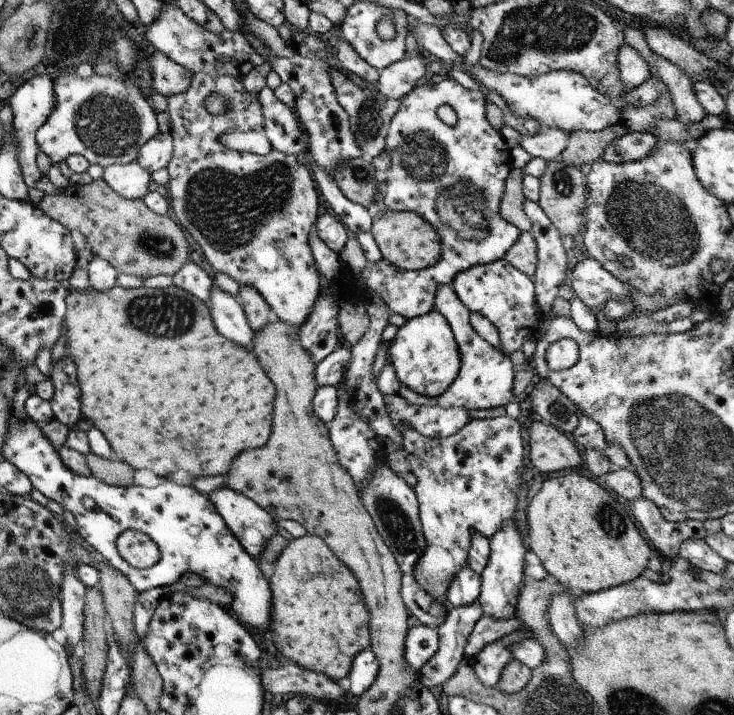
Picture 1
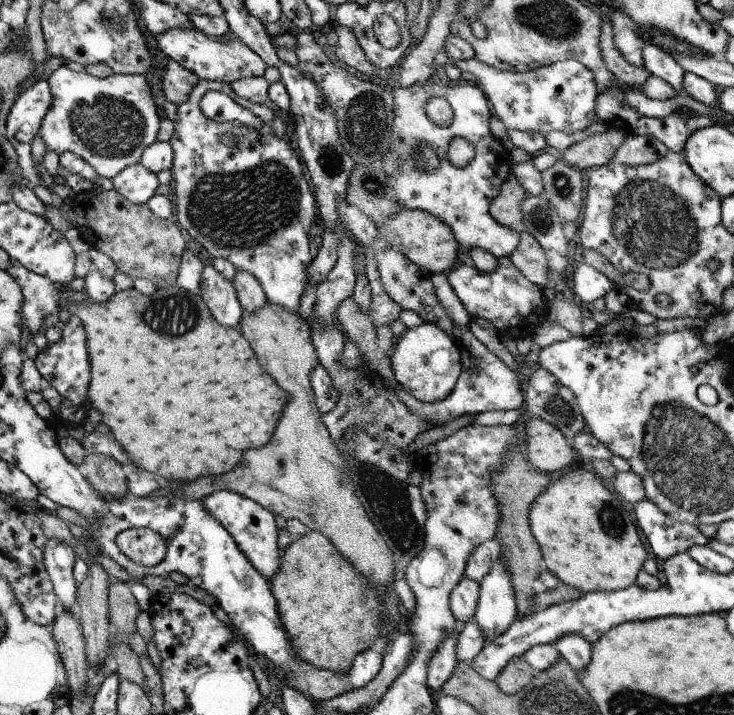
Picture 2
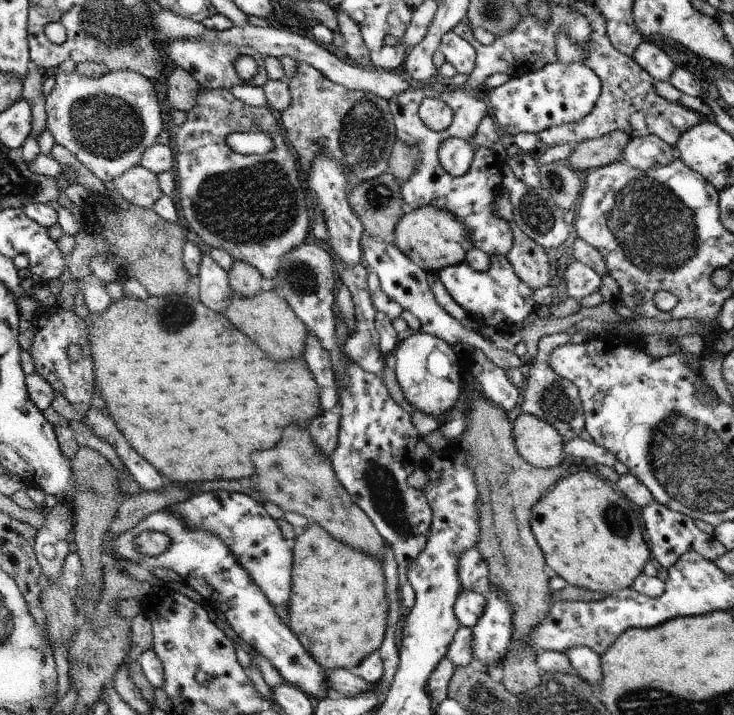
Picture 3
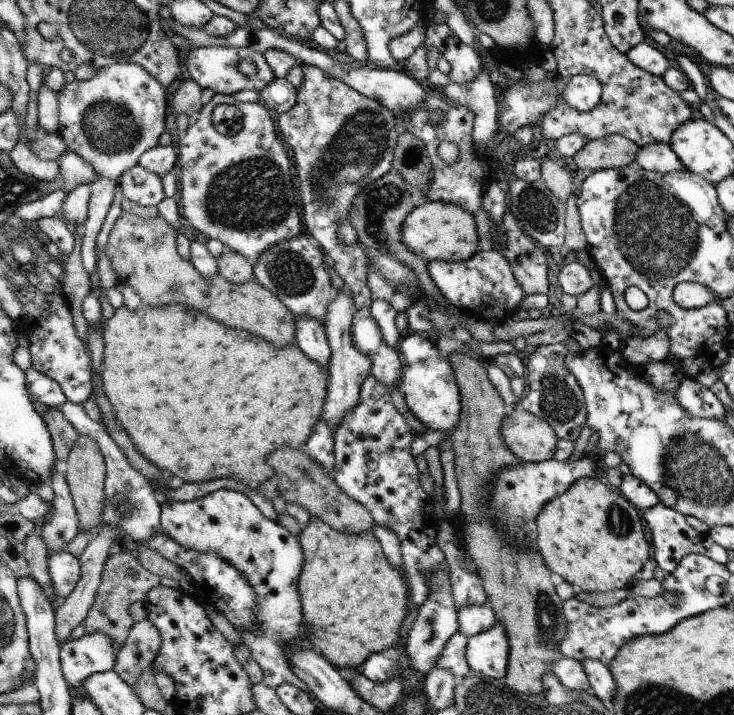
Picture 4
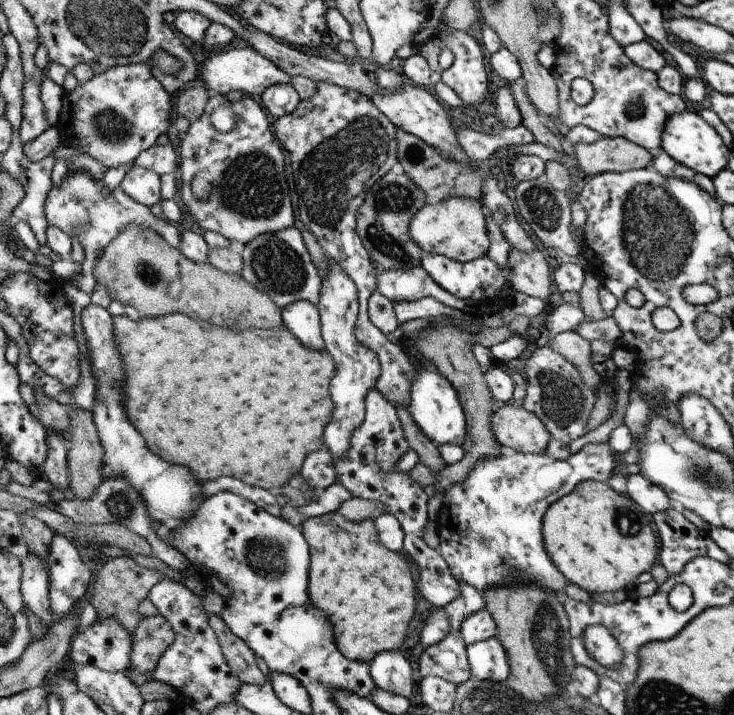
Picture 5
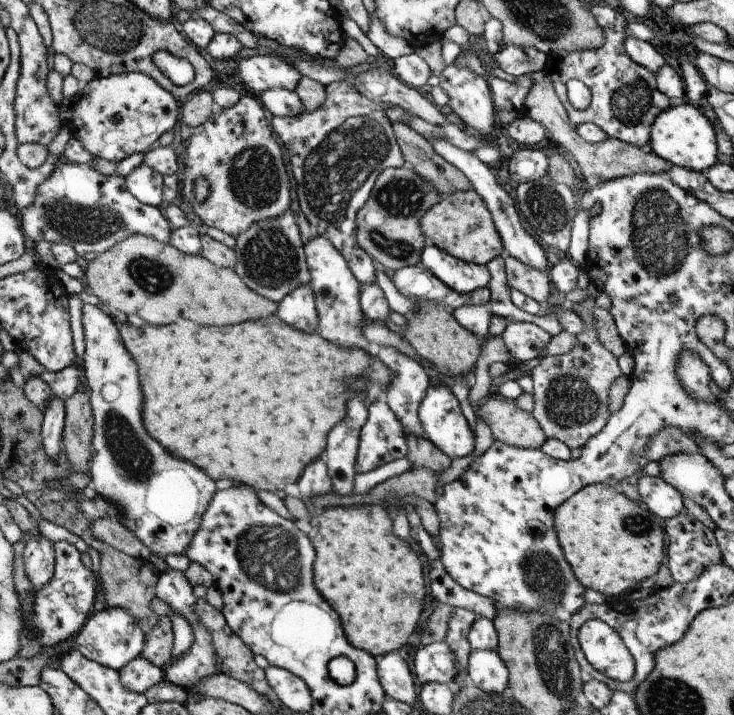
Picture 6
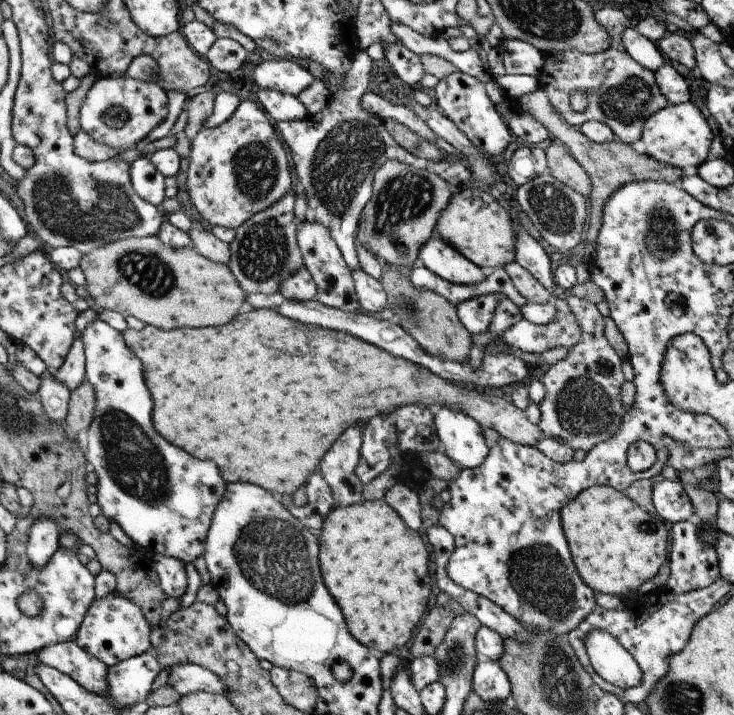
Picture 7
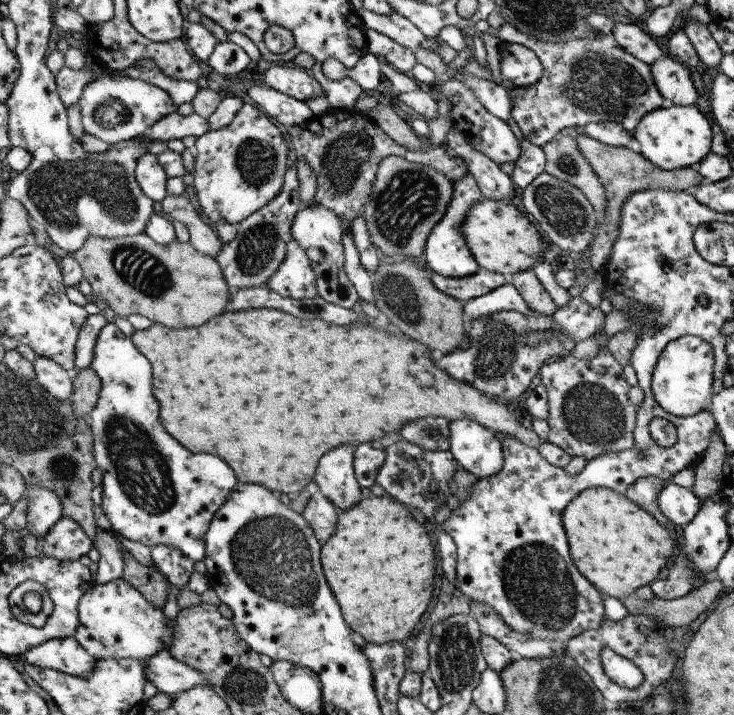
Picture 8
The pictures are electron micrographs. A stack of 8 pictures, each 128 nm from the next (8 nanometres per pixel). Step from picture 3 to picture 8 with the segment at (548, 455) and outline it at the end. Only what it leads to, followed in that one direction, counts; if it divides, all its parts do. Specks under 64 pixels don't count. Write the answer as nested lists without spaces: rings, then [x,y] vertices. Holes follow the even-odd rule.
[[[260,308],[260,310],[248,310],[248,312],[224,312],[224,314],[220,314],[220,318],[212,318],[212,322],[206,322],[200,328],[172,330],[160,323],[153,323],[147,330],[135,331],[131,340],[151,362],[154,372],[154,394],[159,403],[162,404],[162,422],[163,426],[167,428],[168,434],[182,443],[192,453],[208,453],[211,456],[216,454],[216,456],[224,458],[224,462],[228,462],[232,466],[232,470],[236,470],[236,474],[240,474],[239,483],[256,482],[256,484],[266,486],[268,490],[275,492],[277,495],[287,494],[295,497],[303,489],[306,489],[306,486],[313,481],[312,478],[314,478],[314,470],[316,470],[318,460],[328,450],[332,450],[336,446],[352,444],[352,442],[362,444],[362,442],[379,440],[384,438],[386,434],[400,431],[400,428],[406,422],[412,422],[412,420],[418,420],[418,418],[443,417],[449,422],[466,418],[475,421],[477,424],[484,426],[484,429],[493,433],[501,432],[514,437],[531,448],[538,449],[540,447],[541,439],[538,434],[533,429],[524,428],[518,422],[518,418],[514,416],[515,412],[512,414],[506,404],[502,404],[494,397],[482,394],[466,382],[454,380],[444,370],[440,370],[438,366],[432,364],[437,355],[430,352],[424,344],[420,344],[420,342],[416,342],[409,337],[400,338],[392,332],[388,334],[386,328],[375,328],[370,324],[334,326],[334,324],[326,324],[324,320],[300,320],[300,318],[294,318],[294,316],[284,314],[280,310]]]

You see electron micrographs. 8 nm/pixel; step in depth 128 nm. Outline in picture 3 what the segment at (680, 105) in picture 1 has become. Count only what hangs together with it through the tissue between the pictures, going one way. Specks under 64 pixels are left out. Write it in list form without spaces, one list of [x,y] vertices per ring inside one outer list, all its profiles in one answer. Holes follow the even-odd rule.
[[[642,41],[631,57],[656,81],[667,81],[671,72],[676,68],[668,54],[650,42]]]

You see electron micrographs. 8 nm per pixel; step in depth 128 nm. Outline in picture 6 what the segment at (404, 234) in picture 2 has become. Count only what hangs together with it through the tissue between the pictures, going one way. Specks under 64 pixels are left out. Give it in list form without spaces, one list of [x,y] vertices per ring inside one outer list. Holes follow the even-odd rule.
[[[473,189],[454,192],[434,204],[420,218],[420,230],[428,244],[463,262],[487,266],[496,256],[505,256],[505,249],[492,222],[492,216]]]

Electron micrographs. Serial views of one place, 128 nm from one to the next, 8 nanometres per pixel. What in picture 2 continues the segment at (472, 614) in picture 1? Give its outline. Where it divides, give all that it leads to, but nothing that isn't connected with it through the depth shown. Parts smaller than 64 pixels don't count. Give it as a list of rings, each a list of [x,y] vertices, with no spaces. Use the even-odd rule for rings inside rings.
[[[458,630],[450,635],[429,660],[427,672],[427,685],[430,690],[441,692],[444,683],[450,678],[458,664],[455,646],[457,643]]]

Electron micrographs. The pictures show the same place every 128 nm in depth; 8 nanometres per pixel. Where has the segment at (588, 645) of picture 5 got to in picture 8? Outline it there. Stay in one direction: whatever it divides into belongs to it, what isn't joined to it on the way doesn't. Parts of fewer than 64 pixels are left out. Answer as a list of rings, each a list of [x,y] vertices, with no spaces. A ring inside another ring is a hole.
[[[602,648],[600,654],[602,660],[602,670],[604,674],[618,686],[634,690],[642,684],[644,676],[636,664],[632,664],[628,658],[620,656],[612,648]]]

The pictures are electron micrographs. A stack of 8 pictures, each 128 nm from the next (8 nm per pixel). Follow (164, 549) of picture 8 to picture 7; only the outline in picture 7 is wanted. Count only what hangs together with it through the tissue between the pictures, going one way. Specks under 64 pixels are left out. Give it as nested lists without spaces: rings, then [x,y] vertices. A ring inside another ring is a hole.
[[[153,553],[152,558],[155,561],[160,588],[166,594],[166,598],[181,599],[188,588],[185,563],[178,558],[158,553]]]

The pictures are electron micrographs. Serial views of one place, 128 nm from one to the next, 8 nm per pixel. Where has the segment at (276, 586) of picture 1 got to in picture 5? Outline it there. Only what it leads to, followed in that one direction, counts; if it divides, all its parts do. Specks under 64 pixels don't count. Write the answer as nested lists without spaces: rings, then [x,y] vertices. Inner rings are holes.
[[[335,511],[306,518],[303,528],[310,552],[308,596],[310,603],[332,623],[336,648],[350,660],[368,663],[383,651],[398,651],[406,640],[406,630],[416,612],[416,583],[404,554],[392,552],[382,544],[372,518],[352,522]]]

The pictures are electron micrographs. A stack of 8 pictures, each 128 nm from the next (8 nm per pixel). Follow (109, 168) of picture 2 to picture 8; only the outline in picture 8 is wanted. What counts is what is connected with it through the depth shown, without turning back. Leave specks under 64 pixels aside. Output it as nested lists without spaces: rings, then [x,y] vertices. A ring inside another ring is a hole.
[[[92,58],[86,59],[86,66],[88,66],[87,70],[92,70],[96,74],[96,78],[84,88],[77,103],[82,114],[82,133],[90,134],[108,144],[118,145],[120,142],[142,136],[156,125],[156,122],[177,112],[171,96],[159,87],[102,68]]]

